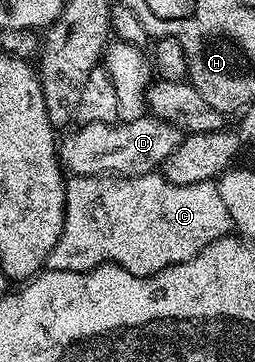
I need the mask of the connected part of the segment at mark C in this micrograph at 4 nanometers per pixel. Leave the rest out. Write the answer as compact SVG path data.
M153 171L144 176L72 175L66 186L61 238L57 238L57 246L53 246L46 263L53 272L91 272L98 264L116 264L134 276L152 276L201 254L205 246L228 235L233 228L219 185L210 180L177 186Z

